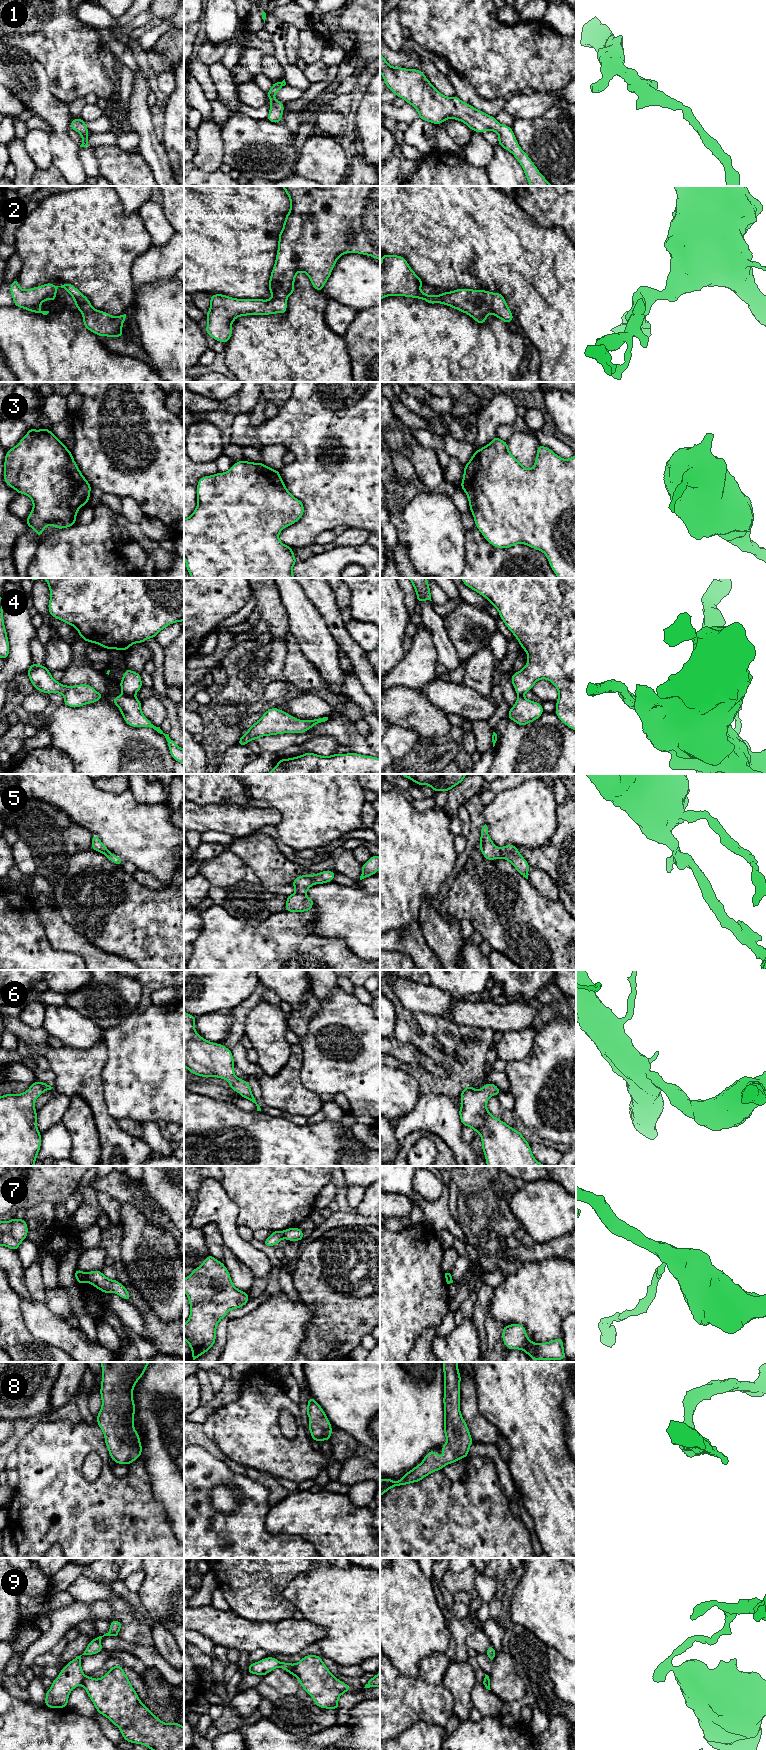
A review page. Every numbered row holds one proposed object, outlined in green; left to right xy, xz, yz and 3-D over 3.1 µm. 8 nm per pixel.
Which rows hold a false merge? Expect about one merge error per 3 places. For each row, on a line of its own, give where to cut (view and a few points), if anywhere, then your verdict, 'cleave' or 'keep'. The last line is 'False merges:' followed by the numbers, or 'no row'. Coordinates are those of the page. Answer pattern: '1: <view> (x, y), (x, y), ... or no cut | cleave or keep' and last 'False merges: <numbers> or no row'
1: no cut | keep
2: no cut | keep
3: no cut | keep
4: xy (123, 693), (133, 696) | cleave
5: no cut | keep
6: no cut | keep
7: xy (86, 1273), (88, 1281) | cleave
8: no cut | keep
9: xy (85, 1676), (82, 1684) | cleave
False merges: 4, 7, 9

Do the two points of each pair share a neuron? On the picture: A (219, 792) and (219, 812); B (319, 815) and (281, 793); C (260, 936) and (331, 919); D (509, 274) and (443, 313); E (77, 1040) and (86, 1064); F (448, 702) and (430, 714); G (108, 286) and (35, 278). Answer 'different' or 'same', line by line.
A: different
B: same
C: different
D: different
E: different
F: different
G: same

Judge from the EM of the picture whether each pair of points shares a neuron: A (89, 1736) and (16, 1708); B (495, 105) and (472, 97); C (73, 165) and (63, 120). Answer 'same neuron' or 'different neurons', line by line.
A: same neuron
B: same neuron
C: same neuron

